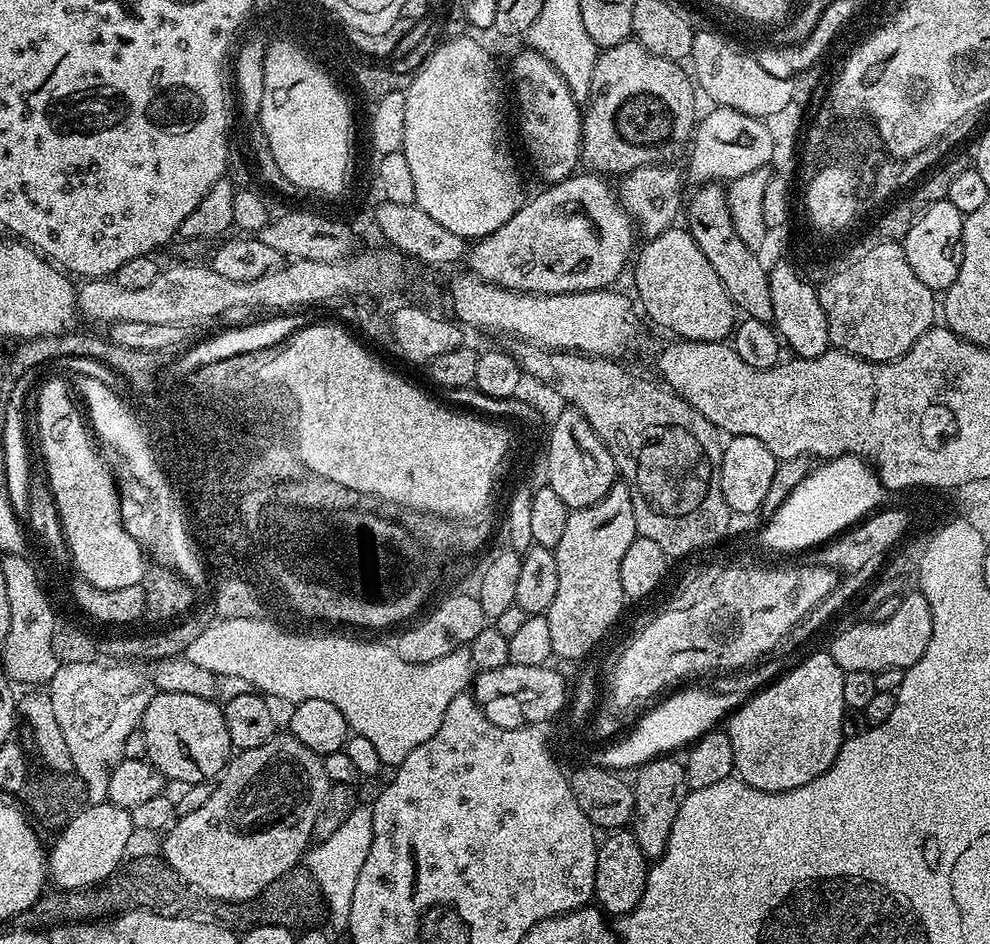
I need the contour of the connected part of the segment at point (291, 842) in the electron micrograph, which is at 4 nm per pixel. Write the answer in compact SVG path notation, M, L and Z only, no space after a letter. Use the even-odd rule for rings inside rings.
M291 734L271 736L269 740L262 742L262 746L237 751L229 759L228 765L215 781L210 798L194 813L179 817L176 823L167 832L163 833L164 852L162 851L162 858L179 874L185 885L193 884L198 891L205 892L210 899L216 900L215 902L239 902L254 898L258 894L262 894L262 890L266 890L266 886L270 886L270 882L282 878L282 874L286 874L292 868L297 867L305 859L306 853L314 840L312 835L314 822L322 810L324 799L328 796L329 787L330 782L326 778L324 761L316 755L314 750L302 746L302 742L298 742L298 738L294 738Z

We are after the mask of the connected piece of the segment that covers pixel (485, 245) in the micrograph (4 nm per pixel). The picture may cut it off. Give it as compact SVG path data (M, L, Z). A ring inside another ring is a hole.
M573 174L558 181L557 184L548 184L545 192L540 192L536 197L529 199L514 214L514 218L510 218L510 222L506 222L502 226L498 226L498 230L494 230L494 234L479 237L475 241L476 244L467 249L466 265L467 271L473 276L477 276L480 280L484 280L487 284L497 284L499 288L506 290L514 290L515 292L533 292L534 294L566 294L567 292L589 292L590 290L598 290L599 288L608 288L620 275L624 272L624 267L629 267L632 252L632 236L634 237L634 225L628 219L628 215L621 208L617 193L607 184L605 177L600 174Z

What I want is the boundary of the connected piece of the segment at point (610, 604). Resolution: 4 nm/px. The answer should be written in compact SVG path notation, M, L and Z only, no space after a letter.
M622 482L612 484L607 494L598 502L569 511L566 526L562 529L562 538L554 549L558 558L558 594L554 594L554 602L550 602L546 613L550 622L553 657L583 661L588 656L587 652L611 630L612 623L619 618L620 611L626 605L620 577L622 558L626 555L626 550L630 550L630 542L634 542L637 535L630 490Z

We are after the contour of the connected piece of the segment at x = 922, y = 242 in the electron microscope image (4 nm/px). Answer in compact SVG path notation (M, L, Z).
M939 200L934 202L914 222L910 234L902 242L906 262L910 262L910 270L926 285L933 293L943 293L954 282L954 278L960 269L960 239L964 233L965 213L958 210L950 201Z

